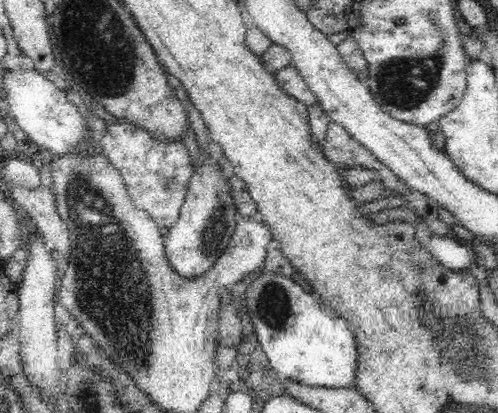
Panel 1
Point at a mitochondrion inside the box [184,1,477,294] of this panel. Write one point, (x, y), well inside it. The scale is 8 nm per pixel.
(403, 84)

